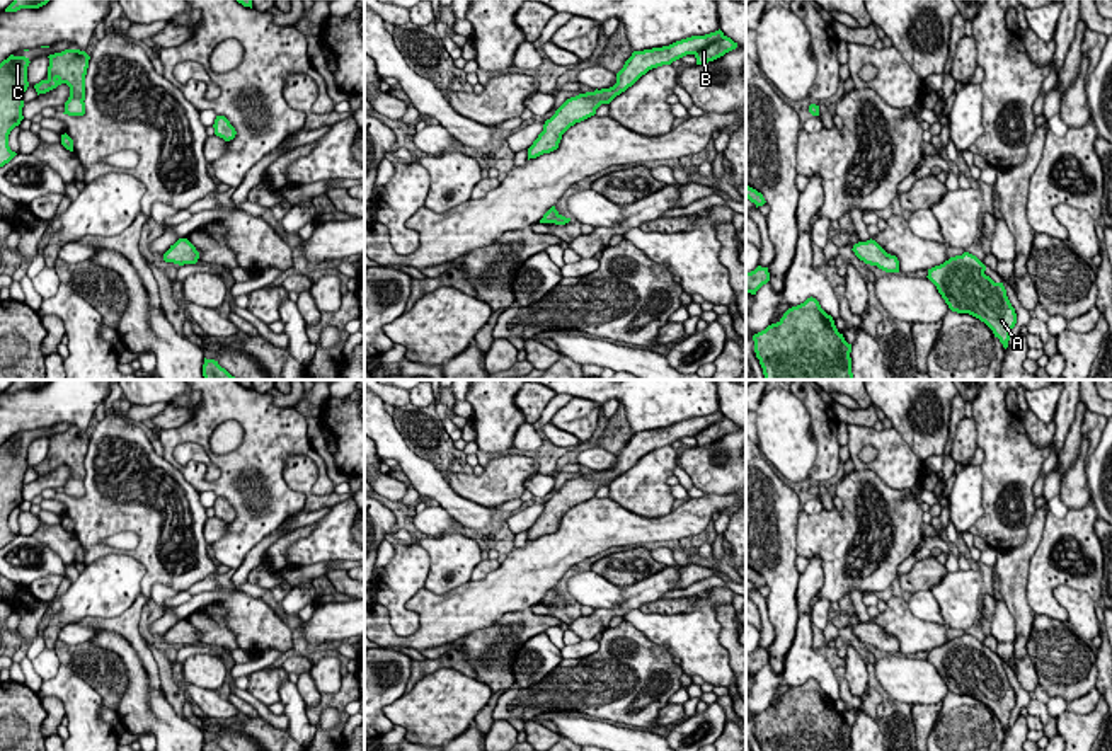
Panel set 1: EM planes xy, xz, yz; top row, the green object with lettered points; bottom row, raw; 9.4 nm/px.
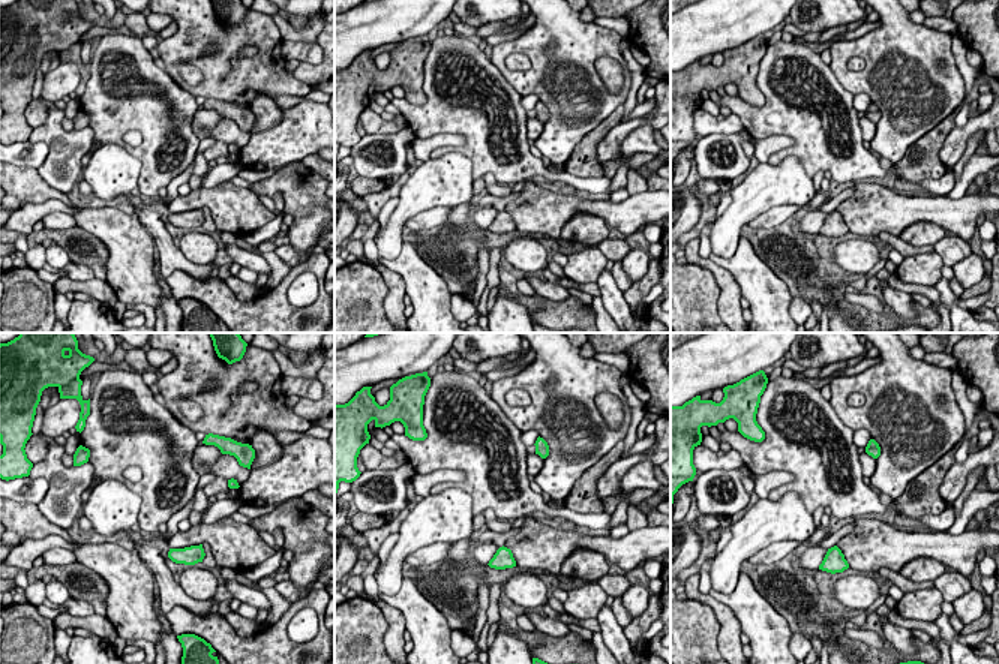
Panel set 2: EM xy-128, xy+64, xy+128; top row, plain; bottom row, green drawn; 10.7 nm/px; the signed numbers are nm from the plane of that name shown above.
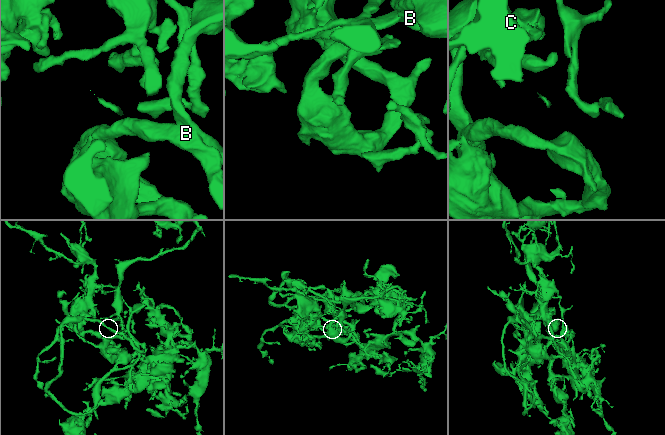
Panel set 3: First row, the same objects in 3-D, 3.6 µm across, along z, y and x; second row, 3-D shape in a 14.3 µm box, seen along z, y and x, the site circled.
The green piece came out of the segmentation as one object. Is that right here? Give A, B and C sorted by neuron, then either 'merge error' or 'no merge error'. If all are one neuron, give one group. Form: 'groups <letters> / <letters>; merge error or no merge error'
groups A B C; no merge error

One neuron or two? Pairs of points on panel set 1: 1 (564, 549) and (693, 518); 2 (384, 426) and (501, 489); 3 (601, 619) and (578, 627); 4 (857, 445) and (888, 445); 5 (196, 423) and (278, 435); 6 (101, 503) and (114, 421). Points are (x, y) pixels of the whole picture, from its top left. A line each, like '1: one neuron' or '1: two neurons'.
1: one neuron
2: two neurons
3: one neuron
4: one neuron
5: one neuron
6: one neuron

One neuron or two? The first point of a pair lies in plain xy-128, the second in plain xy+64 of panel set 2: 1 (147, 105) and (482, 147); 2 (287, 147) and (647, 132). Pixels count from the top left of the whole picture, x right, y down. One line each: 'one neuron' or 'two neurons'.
1: one neuron
2: one neuron

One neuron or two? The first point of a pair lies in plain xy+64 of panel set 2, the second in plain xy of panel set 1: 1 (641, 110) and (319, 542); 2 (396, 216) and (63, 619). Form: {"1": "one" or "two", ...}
{"1": "two", "2": "one"}

